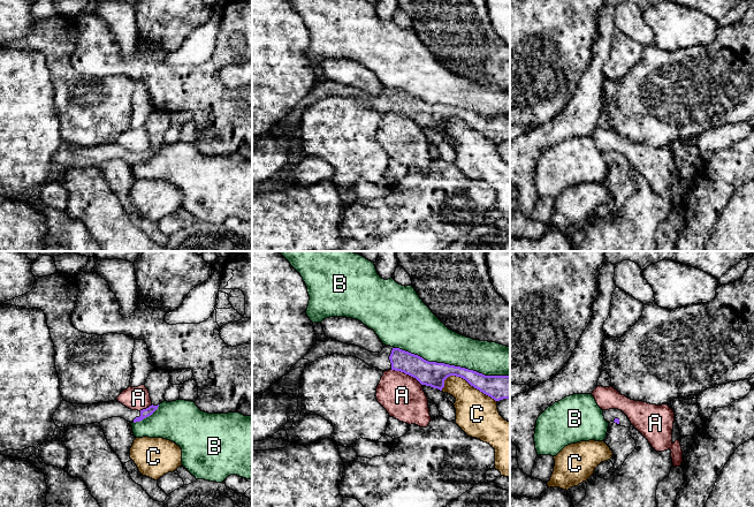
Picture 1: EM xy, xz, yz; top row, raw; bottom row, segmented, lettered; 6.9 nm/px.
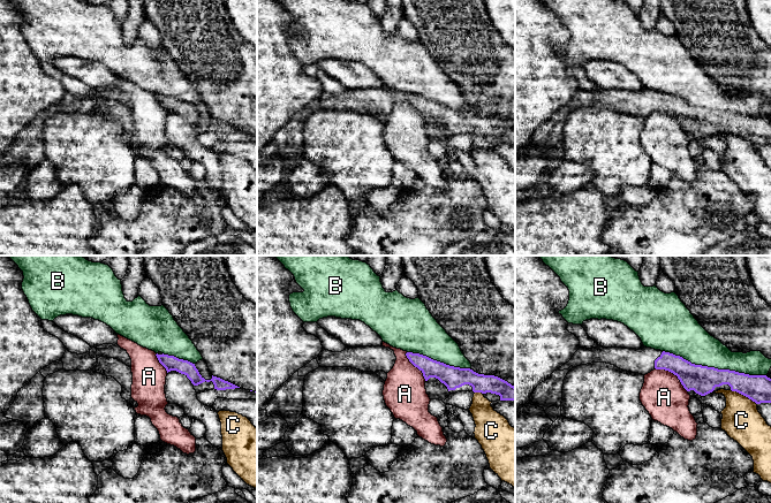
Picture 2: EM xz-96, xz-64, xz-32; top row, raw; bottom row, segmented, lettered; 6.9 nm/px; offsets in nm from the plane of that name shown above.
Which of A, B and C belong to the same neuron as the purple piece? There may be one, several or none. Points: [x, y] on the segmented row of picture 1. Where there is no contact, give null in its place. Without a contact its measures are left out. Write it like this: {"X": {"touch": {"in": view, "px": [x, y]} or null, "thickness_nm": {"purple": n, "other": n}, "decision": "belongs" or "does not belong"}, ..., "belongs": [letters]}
{"A": {"touch": {"in": "xz", "px": [406, 373]}, "thickness_nm": {"purple": 180, "other": 300}, "decision": "does not belong"}, "B": {"touch": {"in": "xz", "px": [451, 365]}, "thickness_nm": {"purple": 180, "other": 280}, "decision": "does not belong"}, "C": {"touch": {"in": "xz", "px": [470, 384]}, "thickness_nm": {"purple": 170, "other": 300}, "decision": "does not belong"}, "belongs": []}

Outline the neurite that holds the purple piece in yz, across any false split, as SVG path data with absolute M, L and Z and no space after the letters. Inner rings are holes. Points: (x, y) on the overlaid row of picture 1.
M618 409L603 410L603 416L608 423L615 422L620 426L625 426L625 427L631 426L630 419L622 410L618 410Z

